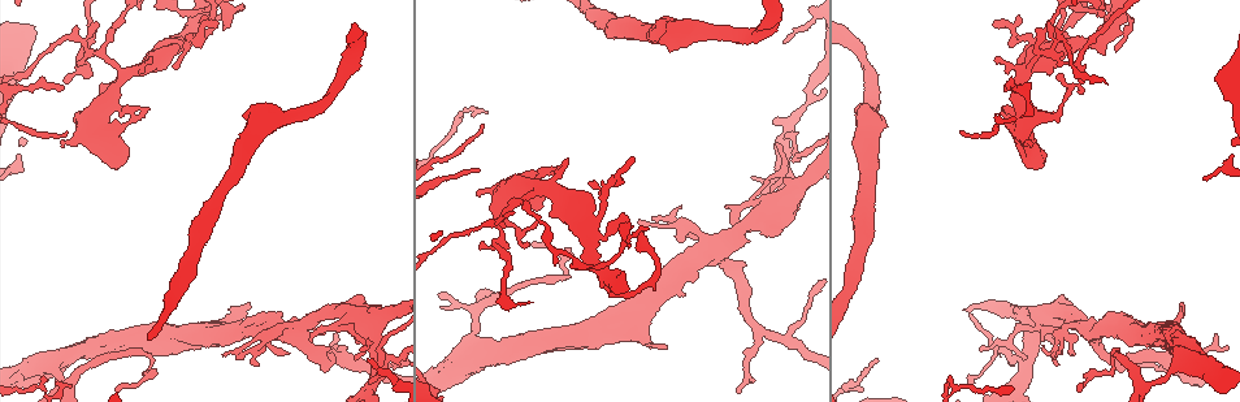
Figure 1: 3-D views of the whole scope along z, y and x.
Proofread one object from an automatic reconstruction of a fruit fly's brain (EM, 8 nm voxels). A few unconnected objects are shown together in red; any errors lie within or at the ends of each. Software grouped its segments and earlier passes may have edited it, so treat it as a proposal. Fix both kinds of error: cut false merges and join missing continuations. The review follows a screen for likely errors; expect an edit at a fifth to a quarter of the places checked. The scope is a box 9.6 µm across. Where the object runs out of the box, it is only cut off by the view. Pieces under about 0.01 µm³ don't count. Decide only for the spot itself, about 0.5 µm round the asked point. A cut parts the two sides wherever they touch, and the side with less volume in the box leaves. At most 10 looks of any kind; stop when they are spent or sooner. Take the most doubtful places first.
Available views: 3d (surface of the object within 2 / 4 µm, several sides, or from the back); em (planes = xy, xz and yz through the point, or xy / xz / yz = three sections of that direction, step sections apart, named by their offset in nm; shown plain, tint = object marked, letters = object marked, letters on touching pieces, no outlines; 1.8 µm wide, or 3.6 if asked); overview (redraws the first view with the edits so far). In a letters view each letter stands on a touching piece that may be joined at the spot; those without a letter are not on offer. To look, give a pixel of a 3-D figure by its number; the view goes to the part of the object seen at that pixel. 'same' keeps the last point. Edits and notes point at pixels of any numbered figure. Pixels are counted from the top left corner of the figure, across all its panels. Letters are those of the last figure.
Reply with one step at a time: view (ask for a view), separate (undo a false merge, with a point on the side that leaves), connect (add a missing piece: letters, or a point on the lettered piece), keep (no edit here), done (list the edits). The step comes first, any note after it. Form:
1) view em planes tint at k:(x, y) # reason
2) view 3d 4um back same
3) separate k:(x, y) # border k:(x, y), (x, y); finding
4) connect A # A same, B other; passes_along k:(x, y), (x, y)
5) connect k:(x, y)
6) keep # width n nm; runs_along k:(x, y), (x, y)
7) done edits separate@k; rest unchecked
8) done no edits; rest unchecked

view 3d 2um at 1:(481, 306) # calibre changes

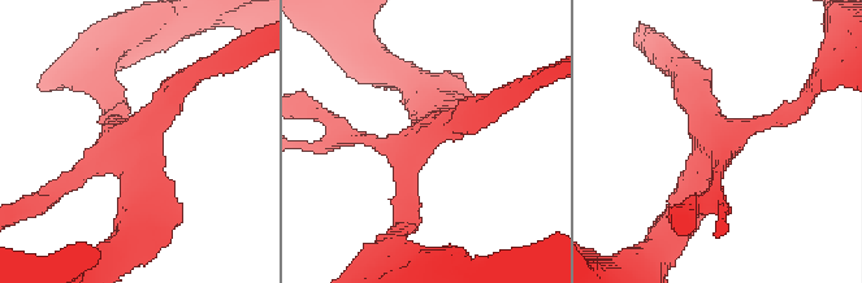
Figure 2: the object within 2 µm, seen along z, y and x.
view em xz step 4 letters at 2:(421, 144) # now the EM

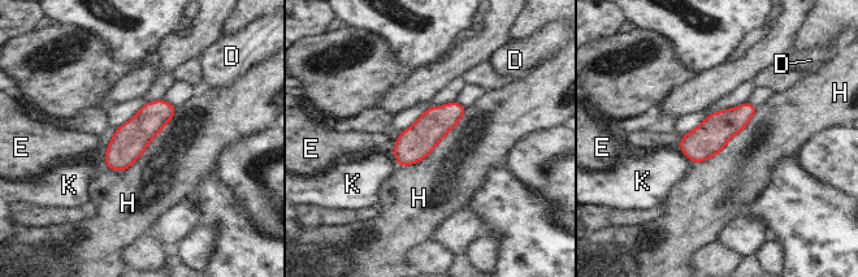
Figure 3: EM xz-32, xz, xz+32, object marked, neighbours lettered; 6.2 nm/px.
view em planes letters same

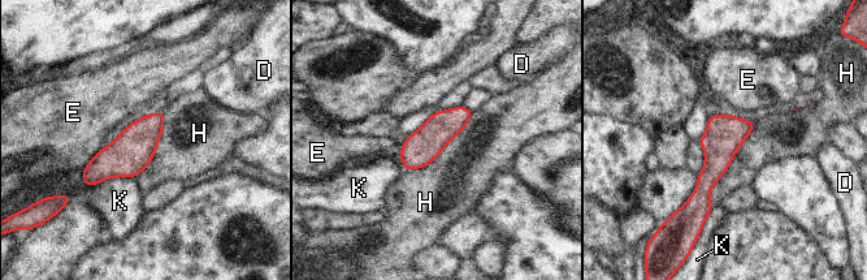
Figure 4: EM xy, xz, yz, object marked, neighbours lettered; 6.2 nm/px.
keep # D other, E other, H other, K other; runs_along 4:(748, 123), (719, 151), (701, 214); one neuron here

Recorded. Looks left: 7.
view 3d 4um at 1:(91, 55) # sharp bend

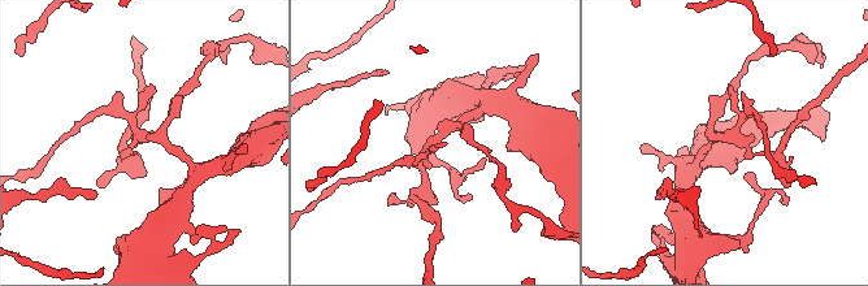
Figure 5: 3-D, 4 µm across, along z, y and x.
view em xz step 4 letters at 5:(724, 138) # need the tissue

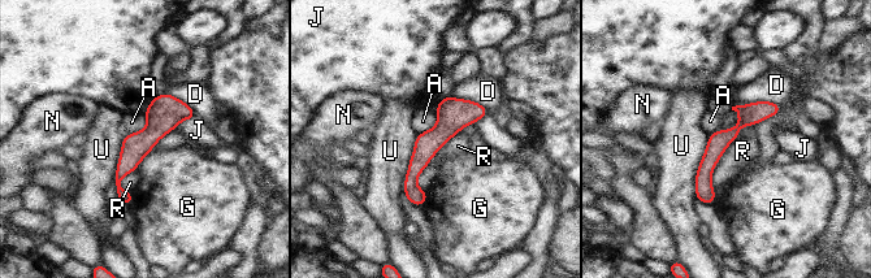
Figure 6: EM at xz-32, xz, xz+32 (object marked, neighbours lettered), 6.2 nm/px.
keep # width 130 nm; A other, D other, G other, J other, N other, R other, U other; border 6:(144, 114), (146, 125), (126, 135); one neuron here

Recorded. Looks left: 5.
view em planes letters at 1:(784, 40) # tapers out

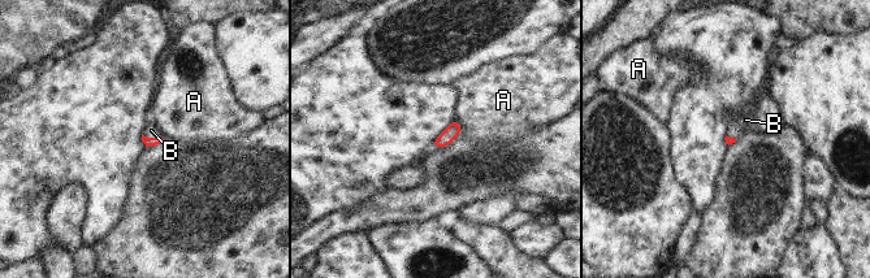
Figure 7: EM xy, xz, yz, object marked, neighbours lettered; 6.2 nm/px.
connect 7:(151, 130) # longest_contact B 140 nm; A other, B same; the neuron continues

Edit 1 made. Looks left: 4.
view em planes tint at 1:(608, 275)

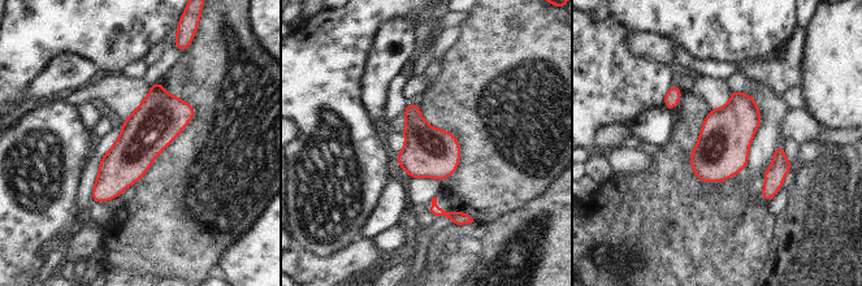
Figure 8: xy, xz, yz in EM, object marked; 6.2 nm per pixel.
view em planes letters same # what lies round it

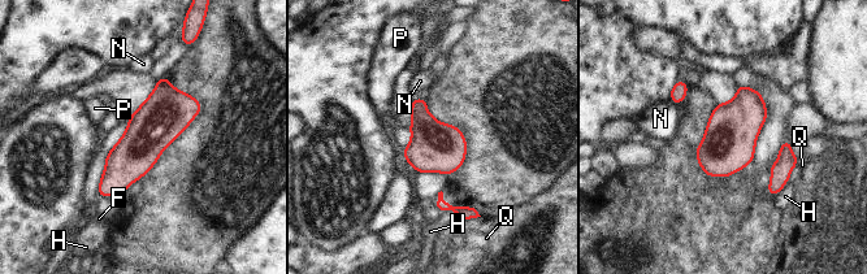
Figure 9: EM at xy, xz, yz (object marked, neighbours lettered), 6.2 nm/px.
keep # F other, H other, N other, P other, Q other; one neuron here

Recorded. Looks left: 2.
done edits connect@7; rest unchecked

